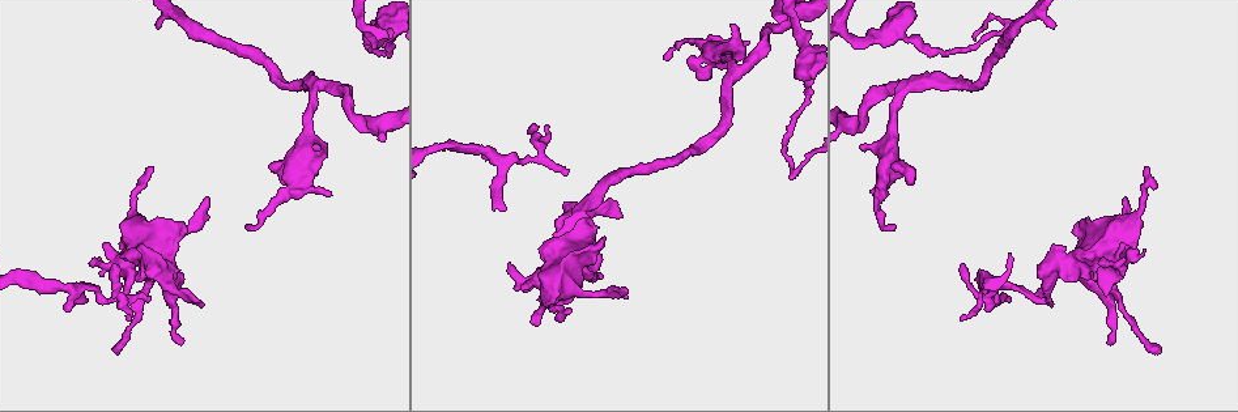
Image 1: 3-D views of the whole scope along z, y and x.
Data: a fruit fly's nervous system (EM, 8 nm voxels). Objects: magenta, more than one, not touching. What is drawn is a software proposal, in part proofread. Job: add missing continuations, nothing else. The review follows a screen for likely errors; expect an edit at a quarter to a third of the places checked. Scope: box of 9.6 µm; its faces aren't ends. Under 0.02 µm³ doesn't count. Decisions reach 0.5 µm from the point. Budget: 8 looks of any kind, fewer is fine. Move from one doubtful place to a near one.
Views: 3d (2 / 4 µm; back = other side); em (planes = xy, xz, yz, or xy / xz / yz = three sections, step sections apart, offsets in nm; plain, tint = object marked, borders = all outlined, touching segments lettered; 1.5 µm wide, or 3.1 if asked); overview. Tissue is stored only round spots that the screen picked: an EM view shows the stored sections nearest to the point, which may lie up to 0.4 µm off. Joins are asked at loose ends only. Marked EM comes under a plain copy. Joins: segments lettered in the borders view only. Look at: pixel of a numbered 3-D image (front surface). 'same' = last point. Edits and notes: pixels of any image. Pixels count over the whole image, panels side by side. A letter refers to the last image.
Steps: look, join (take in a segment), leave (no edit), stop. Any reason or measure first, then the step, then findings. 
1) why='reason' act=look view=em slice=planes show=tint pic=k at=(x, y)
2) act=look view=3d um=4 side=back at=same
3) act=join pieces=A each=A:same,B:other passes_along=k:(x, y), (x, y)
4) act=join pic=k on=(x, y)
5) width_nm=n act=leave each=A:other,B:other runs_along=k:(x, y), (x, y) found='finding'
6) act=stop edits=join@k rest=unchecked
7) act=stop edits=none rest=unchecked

why='free end' act=look view=3d um=2 pic=1 at=(1144, 254)

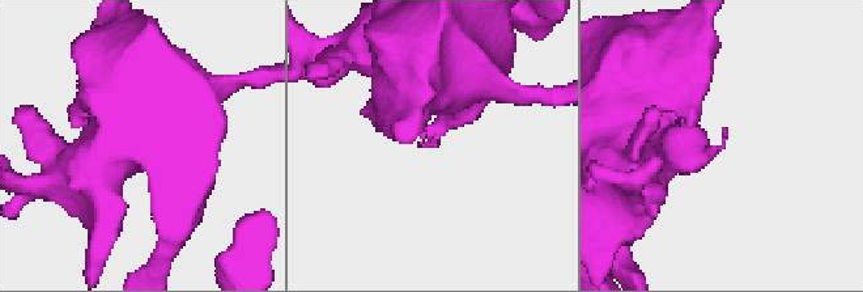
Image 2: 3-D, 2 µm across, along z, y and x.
act=look view=em slice=xz step=8 show=borders pic=2 at=(423, 145)

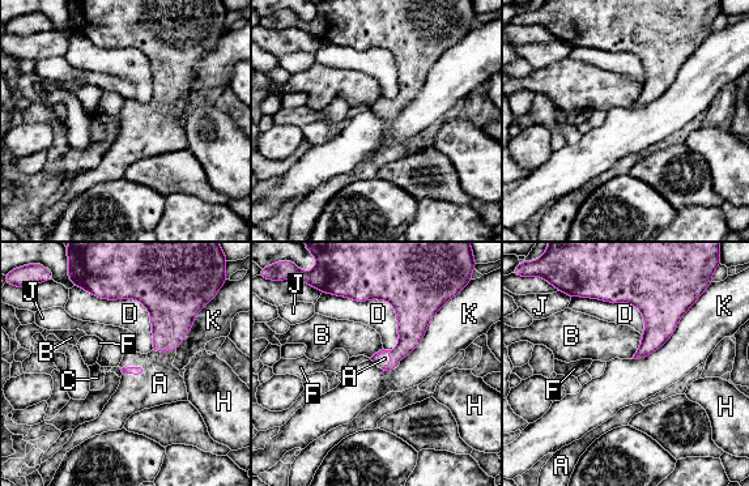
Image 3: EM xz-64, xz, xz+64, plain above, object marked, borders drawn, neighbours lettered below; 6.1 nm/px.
act=look view=em slice=planes show=borders at=same

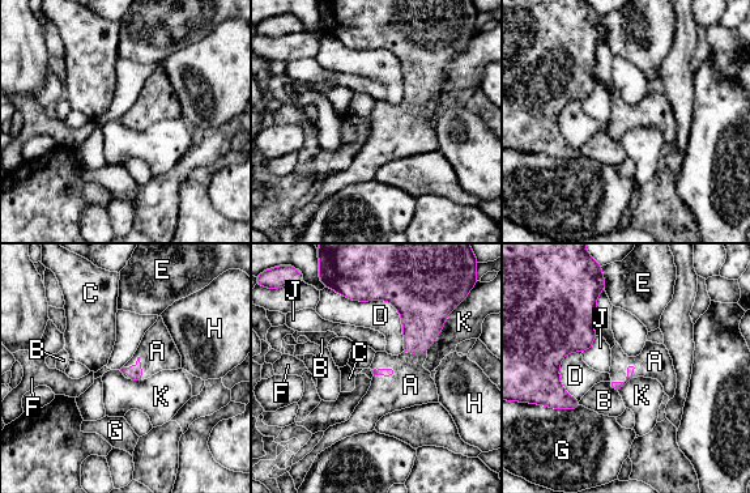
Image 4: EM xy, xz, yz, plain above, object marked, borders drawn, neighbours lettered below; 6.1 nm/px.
act=join pieces=A each=A:same,B:other,C:other,D:other,E:other,F:other,G:other,H:other,J:other,K:other passes_along=4:(135, 373), (141, 368), (157, 351) found='it goes on there'

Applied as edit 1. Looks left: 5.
why='thin end' act=look view=em slice=xy step=4 show=borders pic=1 at=(565, 175)

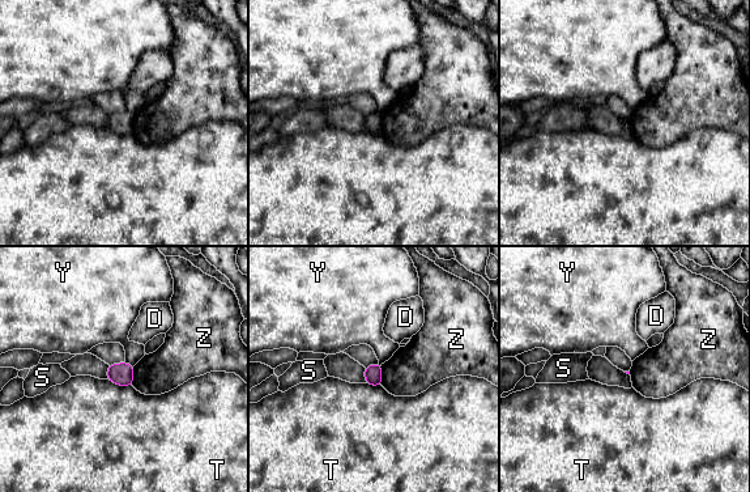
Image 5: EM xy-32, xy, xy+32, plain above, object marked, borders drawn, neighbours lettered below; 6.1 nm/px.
act=leave each=D:other,S:other,T:other,Y:other,Z:other found='none of them fits'

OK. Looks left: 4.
act=look view=em slice=planes show=borders pic=1 at=(157, 28)

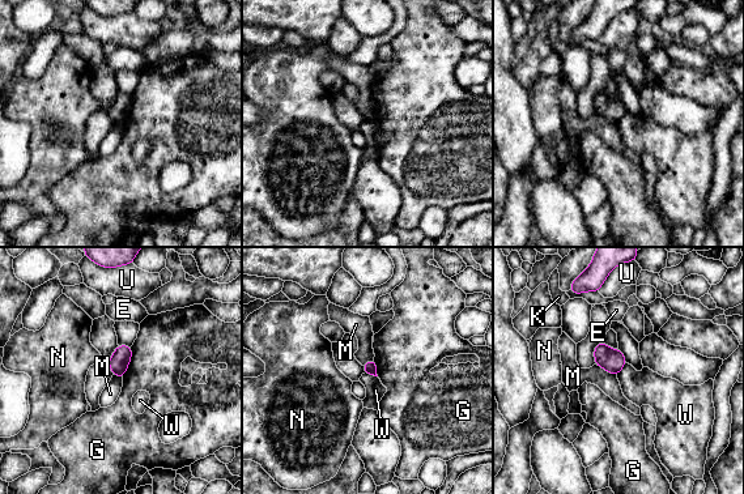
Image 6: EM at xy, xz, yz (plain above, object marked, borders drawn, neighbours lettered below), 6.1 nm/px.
act=join pieces=W each=E:other,G:other,K:other,M:other,N:other,U:other,W:same passes_along=6:(369, 367), (370, 374), (375, 390) found='it goes on there'

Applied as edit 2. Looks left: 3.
act=stop edits=join@4,join@6 rest=unchecked

